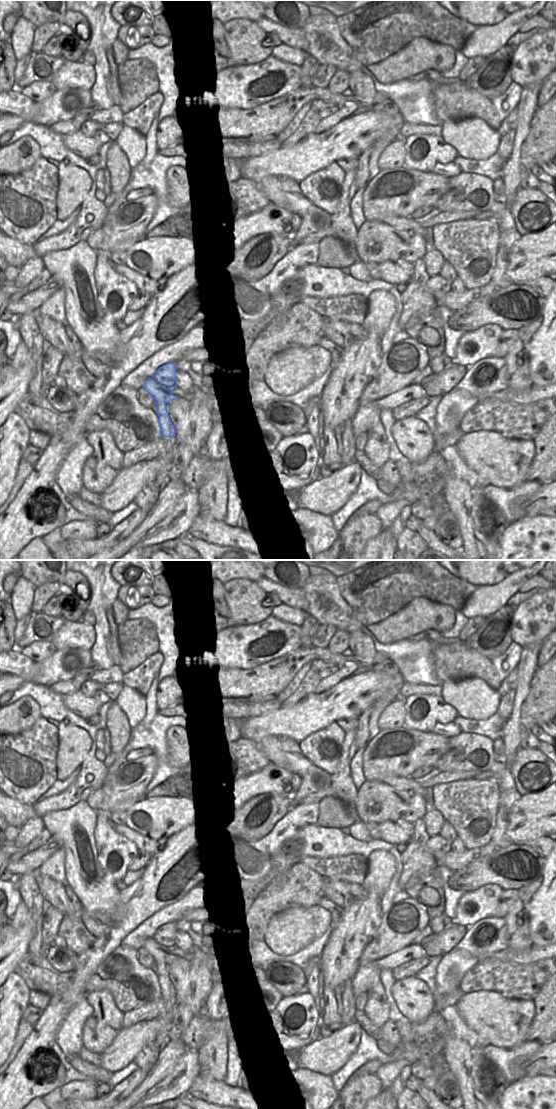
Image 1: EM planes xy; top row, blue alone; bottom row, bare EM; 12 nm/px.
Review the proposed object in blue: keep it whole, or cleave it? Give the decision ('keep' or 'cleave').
cleave

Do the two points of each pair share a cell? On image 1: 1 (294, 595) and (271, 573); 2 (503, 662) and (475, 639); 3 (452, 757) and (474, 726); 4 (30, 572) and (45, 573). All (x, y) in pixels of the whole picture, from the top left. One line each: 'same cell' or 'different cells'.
1: different cells
2: different cells
3: different cells
4: same cell

